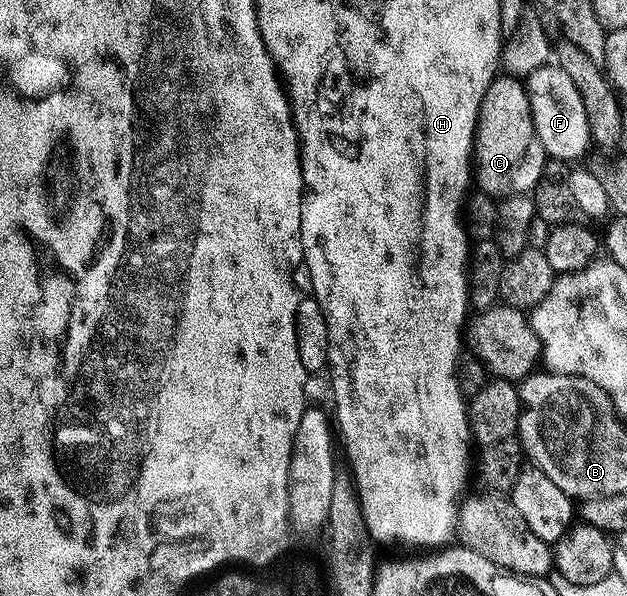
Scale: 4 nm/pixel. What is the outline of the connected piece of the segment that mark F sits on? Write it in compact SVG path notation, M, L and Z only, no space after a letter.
M548 63L545 67L537 67L533 75L525 78L529 107L533 127L537 131L537 139L541 139L541 147L548 158L575 163L578 157L592 148L590 120L586 118L585 105L582 103L581 92L566 74L559 63Z

